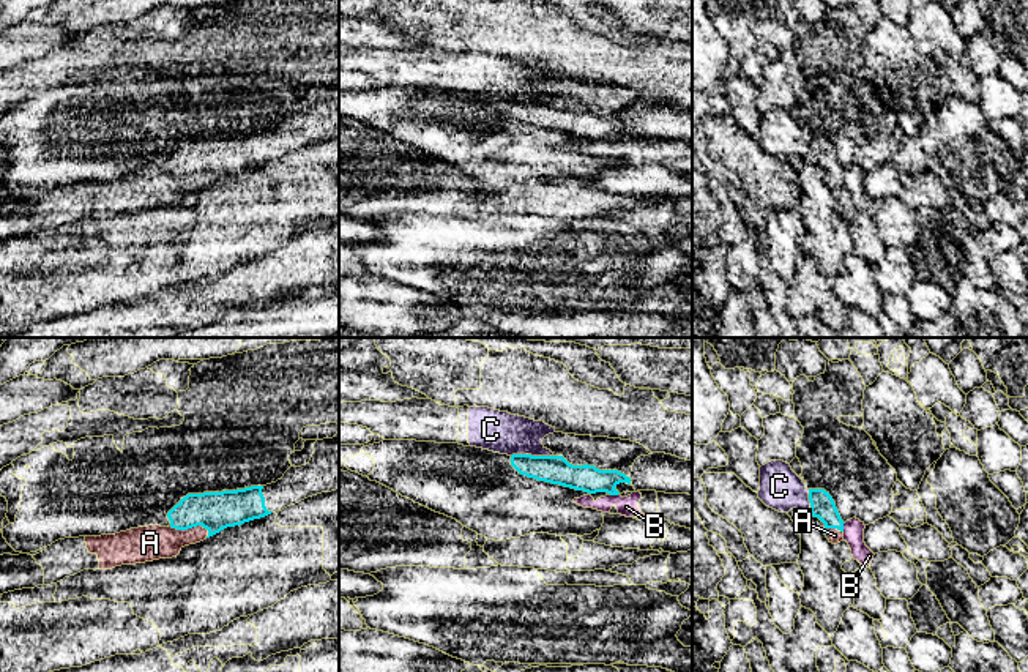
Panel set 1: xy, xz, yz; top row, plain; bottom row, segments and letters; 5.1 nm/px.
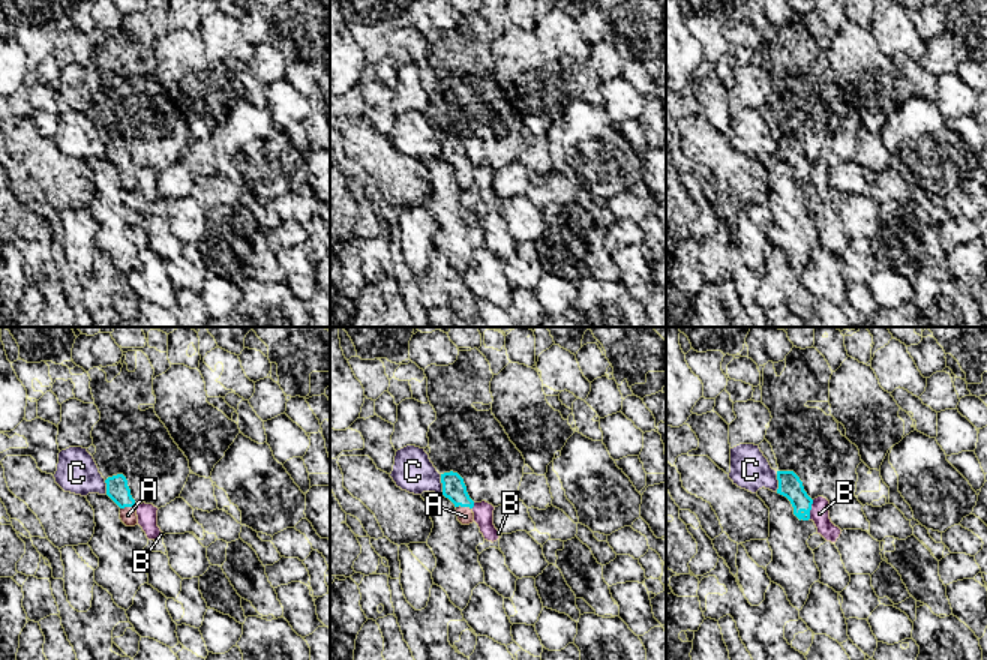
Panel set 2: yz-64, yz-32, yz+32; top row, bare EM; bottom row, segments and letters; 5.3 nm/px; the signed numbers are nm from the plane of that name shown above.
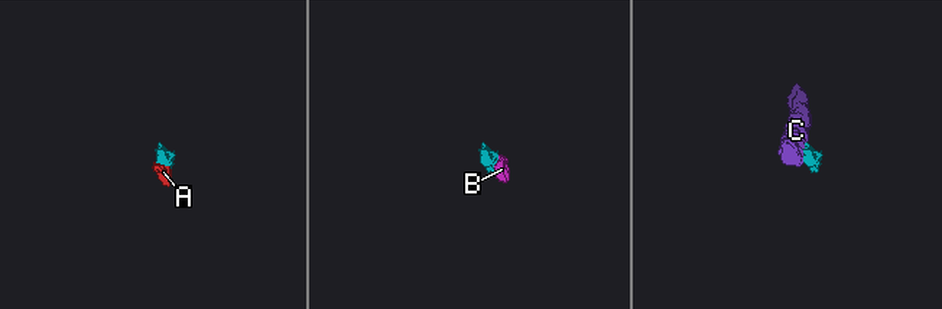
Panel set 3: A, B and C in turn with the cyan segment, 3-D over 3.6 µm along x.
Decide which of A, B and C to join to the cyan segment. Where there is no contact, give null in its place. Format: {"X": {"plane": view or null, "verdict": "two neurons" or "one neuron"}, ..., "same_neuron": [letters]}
{"A": {"plane": "xy", "verdict": "one neuron"}, "B": {"plane": "xz", "verdict": "two neurons"}, "C": {"plane": "xz", "verdict": "two neurons"}, "same_neuron": ["A"]}

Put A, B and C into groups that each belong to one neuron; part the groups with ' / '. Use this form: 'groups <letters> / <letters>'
groups A / B / C

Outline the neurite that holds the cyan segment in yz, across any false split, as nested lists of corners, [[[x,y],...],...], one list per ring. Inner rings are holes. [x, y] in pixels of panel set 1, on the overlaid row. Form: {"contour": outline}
{"contour": [[[809,489],[809,513],[825,524],[825,535],[829,543],[837,544],[844,539],[844,521],[829,492],[825,489]]]}

